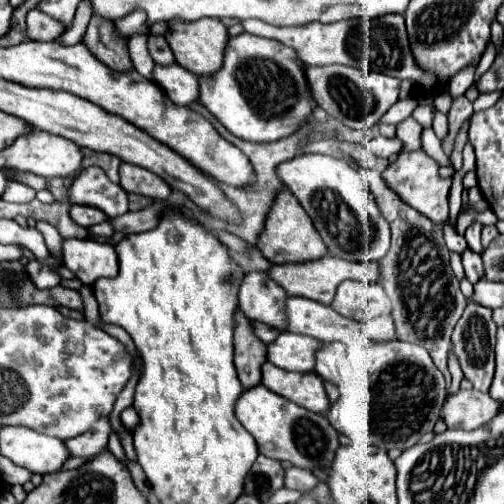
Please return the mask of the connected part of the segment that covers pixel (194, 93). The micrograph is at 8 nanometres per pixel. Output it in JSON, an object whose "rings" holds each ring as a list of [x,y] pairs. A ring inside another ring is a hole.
{"rings":[[[173,62],[169,66],[157,64],[153,70],[153,80],[171,96],[171,100],[175,104],[189,106],[191,102],[195,102],[199,98],[197,76],[189,70],[185,70],[183,66],[179,66],[177,62]]]}

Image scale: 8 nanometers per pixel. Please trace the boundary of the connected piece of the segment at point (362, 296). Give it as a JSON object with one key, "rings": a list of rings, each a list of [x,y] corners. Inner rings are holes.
{"rings":[[[349,280],[337,288],[331,308],[345,318],[367,322],[391,312],[391,302],[381,284],[359,284]]]}

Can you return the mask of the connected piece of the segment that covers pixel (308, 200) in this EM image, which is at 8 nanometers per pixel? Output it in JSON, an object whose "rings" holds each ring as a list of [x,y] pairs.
{"rings":[[[299,154],[293,160],[283,162],[277,168],[277,174],[313,220],[313,226],[323,238],[329,256],[339,256],[343,260],[377,262],[387,254],[391,246],[389,224],[383,218],[373,192],[363,186],[357,170],[347,162],[323,154]]]}

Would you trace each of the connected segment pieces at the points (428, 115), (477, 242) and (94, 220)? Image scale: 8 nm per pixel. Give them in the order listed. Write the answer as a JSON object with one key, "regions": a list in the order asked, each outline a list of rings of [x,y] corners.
{"regions":[[[[419,104],[419,106],[413,110],[413,118],[415,118],[423,128],[429,128],[429,126],[431,126],[433,114],[435,114],[435,110],[433,110],[429,104]]],[[[473,224],[465,230],[465,240],[467,240],[467,246],[469,250],[481,254],[483,252],[483,246],[481,246],[481,226],[479,224]]],[[[75,204],[75,206],[71,206],[71,218],[77,224],[83,224],[87,228],[87,226],[105,222],[107,220],[107,214],[103,214],[99,208],[93,208],[93,206],[77,206]]]]}

